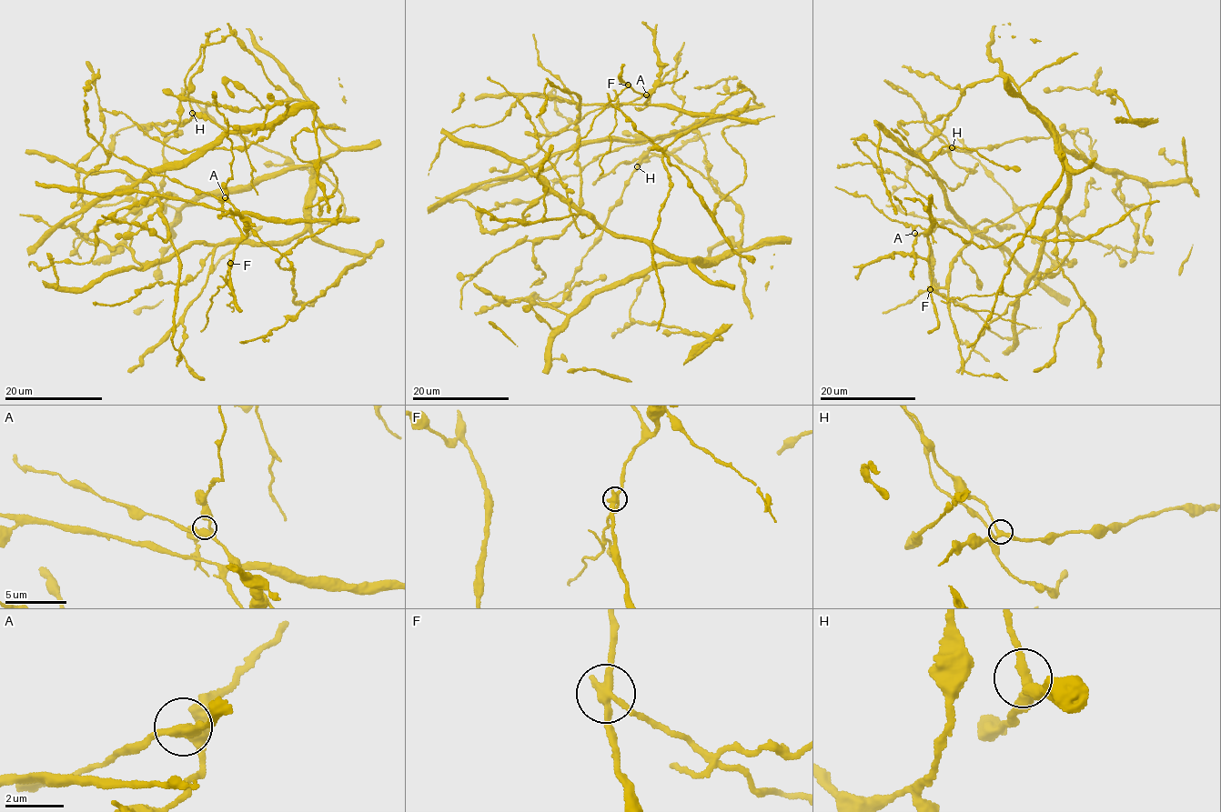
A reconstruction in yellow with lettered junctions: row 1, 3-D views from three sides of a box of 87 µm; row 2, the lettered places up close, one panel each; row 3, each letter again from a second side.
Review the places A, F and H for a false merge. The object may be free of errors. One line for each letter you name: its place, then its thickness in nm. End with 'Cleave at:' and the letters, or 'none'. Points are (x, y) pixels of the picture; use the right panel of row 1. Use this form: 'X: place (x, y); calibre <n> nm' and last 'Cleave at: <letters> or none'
F: place (930, 289); calibre 320 nm
Cleave at: F

